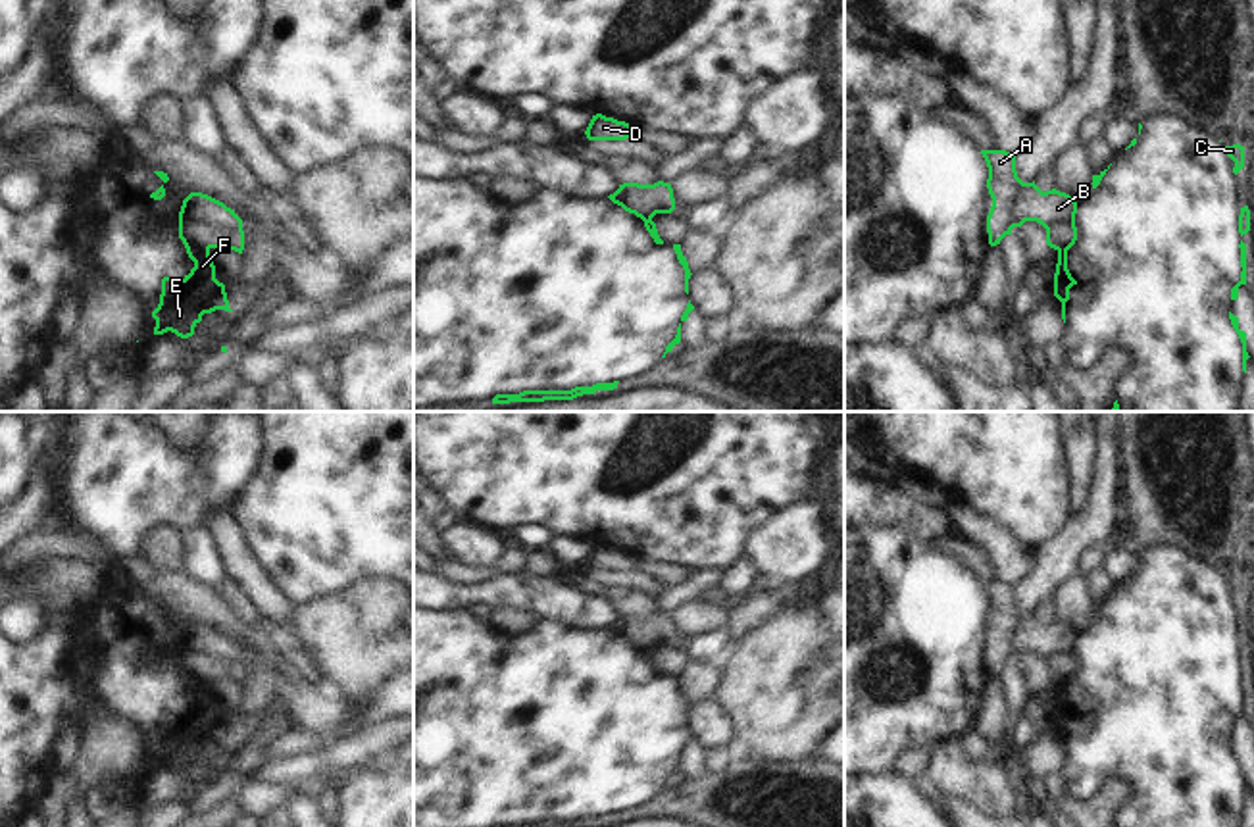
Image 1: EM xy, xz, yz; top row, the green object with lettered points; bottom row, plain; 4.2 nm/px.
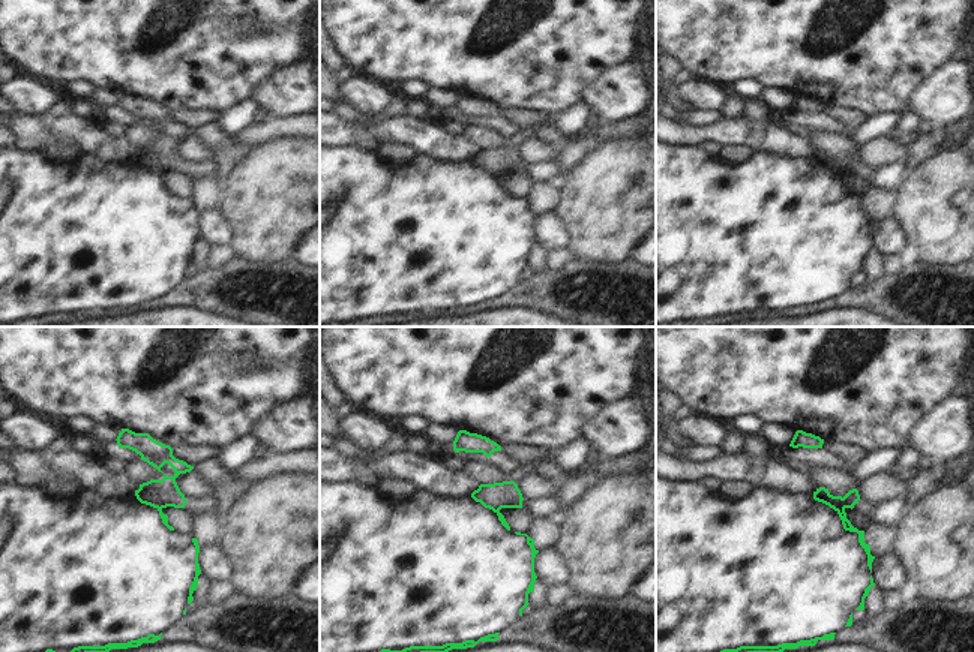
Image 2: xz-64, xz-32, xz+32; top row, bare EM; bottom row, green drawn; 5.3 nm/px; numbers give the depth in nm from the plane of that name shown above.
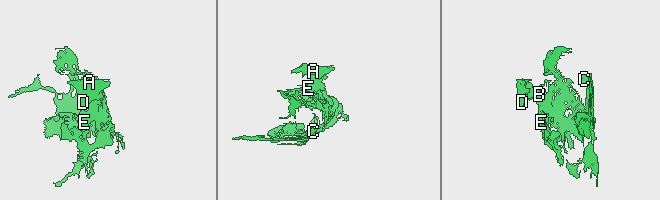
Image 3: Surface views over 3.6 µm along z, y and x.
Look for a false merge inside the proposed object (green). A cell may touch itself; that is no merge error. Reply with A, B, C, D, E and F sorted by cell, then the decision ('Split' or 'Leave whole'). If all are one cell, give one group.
Groups: A B D / C E F. Split.

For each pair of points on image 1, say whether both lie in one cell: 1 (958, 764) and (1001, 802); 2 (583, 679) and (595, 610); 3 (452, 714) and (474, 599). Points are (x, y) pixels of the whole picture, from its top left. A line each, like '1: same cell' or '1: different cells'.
1: same cell
2: different cells
3: different cells

